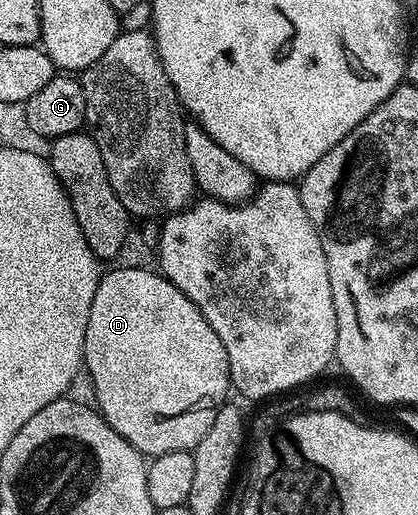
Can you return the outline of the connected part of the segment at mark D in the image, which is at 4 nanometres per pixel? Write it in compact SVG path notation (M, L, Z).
M118 268L111 270L110 273L108 270L102 276L95 291L95 299L91 299L91 315L87 319L83 365L87 373L89 369L89 377L93 380L93 393L97 396L96 408L106 423L119 435L123 435L123 439L127 439L127 443L135 446L146 458L152 459L171 451L192 451L197 448L203 435L207 435L211 423L215 423L215 415L221 406L226 404L228 397L225 396L231 393L227 351L219 335L215 335L211 323L207 323L207 319L199 311L199 307L195 307L195 303L191 303L191 299L187 299L187 295L183 295L183 291L179 291L179 287L175 287L164 275L152 269Z

